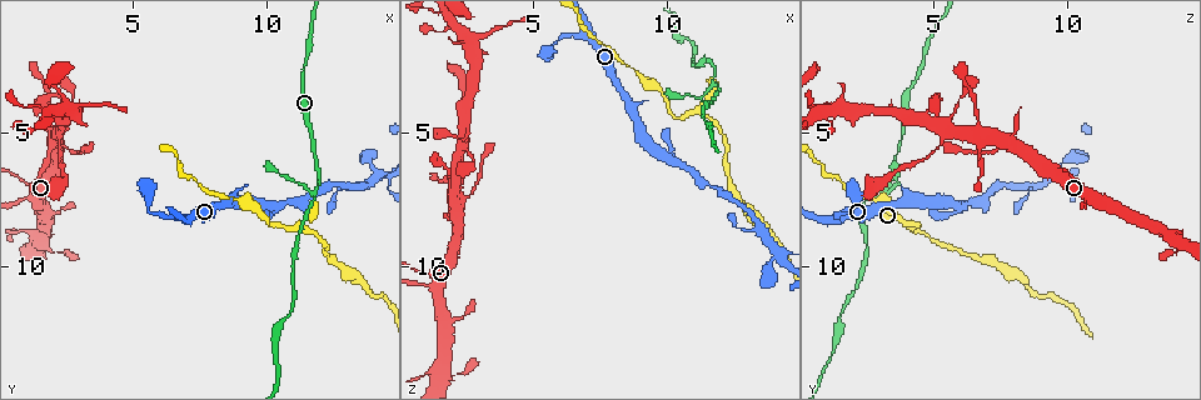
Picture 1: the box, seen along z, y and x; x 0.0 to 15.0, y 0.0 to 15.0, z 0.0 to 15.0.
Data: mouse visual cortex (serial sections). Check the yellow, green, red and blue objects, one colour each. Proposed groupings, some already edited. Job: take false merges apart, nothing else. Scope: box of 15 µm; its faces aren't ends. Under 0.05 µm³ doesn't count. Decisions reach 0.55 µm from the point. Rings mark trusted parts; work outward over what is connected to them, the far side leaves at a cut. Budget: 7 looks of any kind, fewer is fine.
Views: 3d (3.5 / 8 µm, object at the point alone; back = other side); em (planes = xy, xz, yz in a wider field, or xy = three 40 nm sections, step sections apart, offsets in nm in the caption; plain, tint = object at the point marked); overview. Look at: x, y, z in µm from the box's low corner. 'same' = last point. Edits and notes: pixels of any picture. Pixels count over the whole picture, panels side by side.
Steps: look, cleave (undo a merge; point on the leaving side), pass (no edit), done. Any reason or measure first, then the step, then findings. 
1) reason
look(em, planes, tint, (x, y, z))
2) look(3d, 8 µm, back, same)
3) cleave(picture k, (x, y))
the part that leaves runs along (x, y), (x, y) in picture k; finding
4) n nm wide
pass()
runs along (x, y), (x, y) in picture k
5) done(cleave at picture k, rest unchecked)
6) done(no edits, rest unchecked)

three-way junction
look(3d, 3.5 µm, (11.7, 7.2, 3.2))

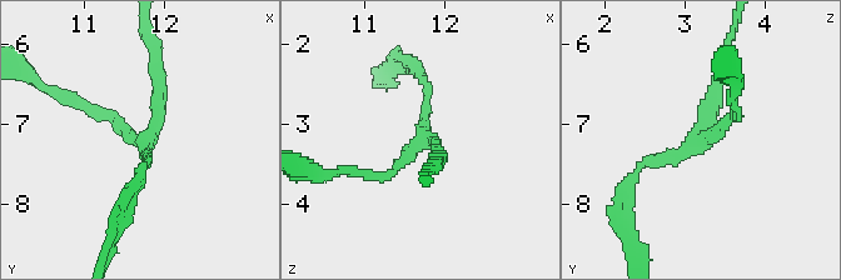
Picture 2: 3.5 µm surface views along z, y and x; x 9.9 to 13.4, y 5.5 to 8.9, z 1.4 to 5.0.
need the tissue
look(em, planes, tint, (11.80, 7.25, 3.20))

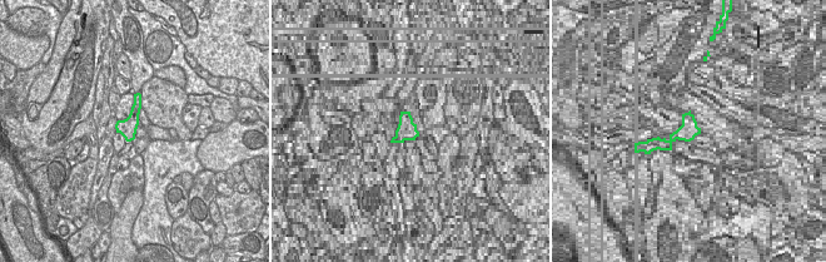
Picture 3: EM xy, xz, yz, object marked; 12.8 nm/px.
3 arms
pass()
runs along (158, 65), (139, 180) in picture 2; one cell here

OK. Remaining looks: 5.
look(3d, 8 µm, (10.4, 8.5, 4.5))

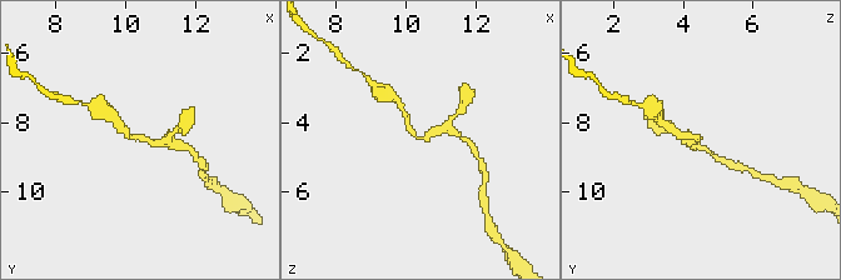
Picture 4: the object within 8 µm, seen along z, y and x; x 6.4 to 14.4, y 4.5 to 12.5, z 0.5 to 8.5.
zoom in
look(3d, 3.5 µm, (10.4, 8.5, 4.5))

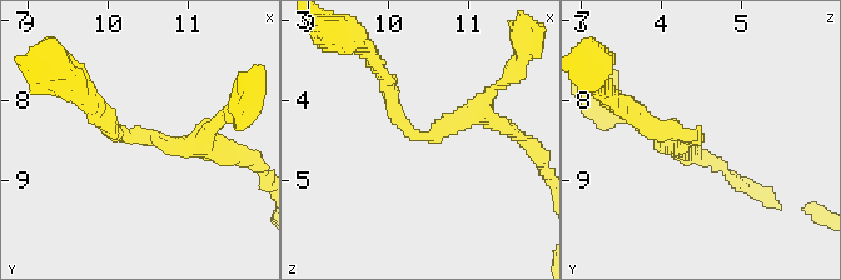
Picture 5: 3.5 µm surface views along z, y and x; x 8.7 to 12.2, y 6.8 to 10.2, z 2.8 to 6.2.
pass()
runs along (484, 101), (416, 136), (381, 73) in picture 5; one cell here

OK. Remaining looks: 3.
four arms meet
look(3d, 3.5 µm, (14.2, 6.6, 9.5))

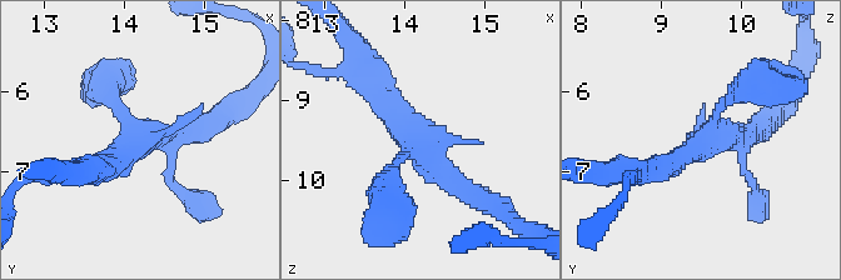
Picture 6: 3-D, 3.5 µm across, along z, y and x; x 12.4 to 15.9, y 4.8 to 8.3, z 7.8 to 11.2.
look(em, xy, step 2, tint, (14.15, 6.55, 9.60))

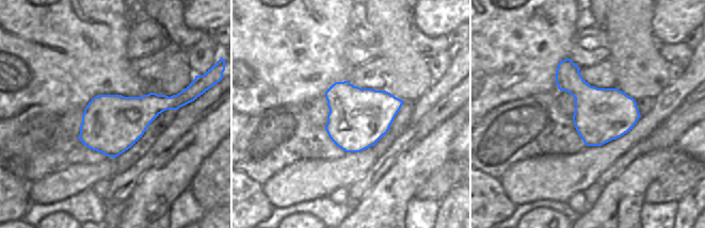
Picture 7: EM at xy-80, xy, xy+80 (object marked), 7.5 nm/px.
look(em, xy, step 1, tint, same)

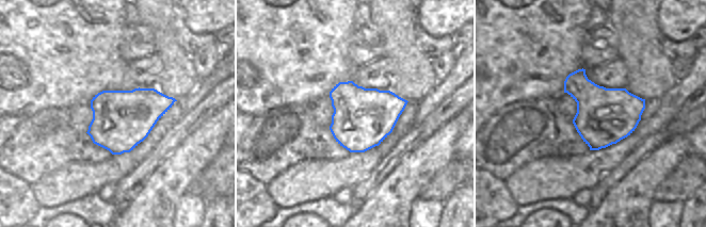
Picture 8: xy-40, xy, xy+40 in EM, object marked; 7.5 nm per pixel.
pass()
runs along (650, 170), (755, 81) in picture 6; continuous, no second cell

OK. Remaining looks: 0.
done(no edits, rest unchecked)

